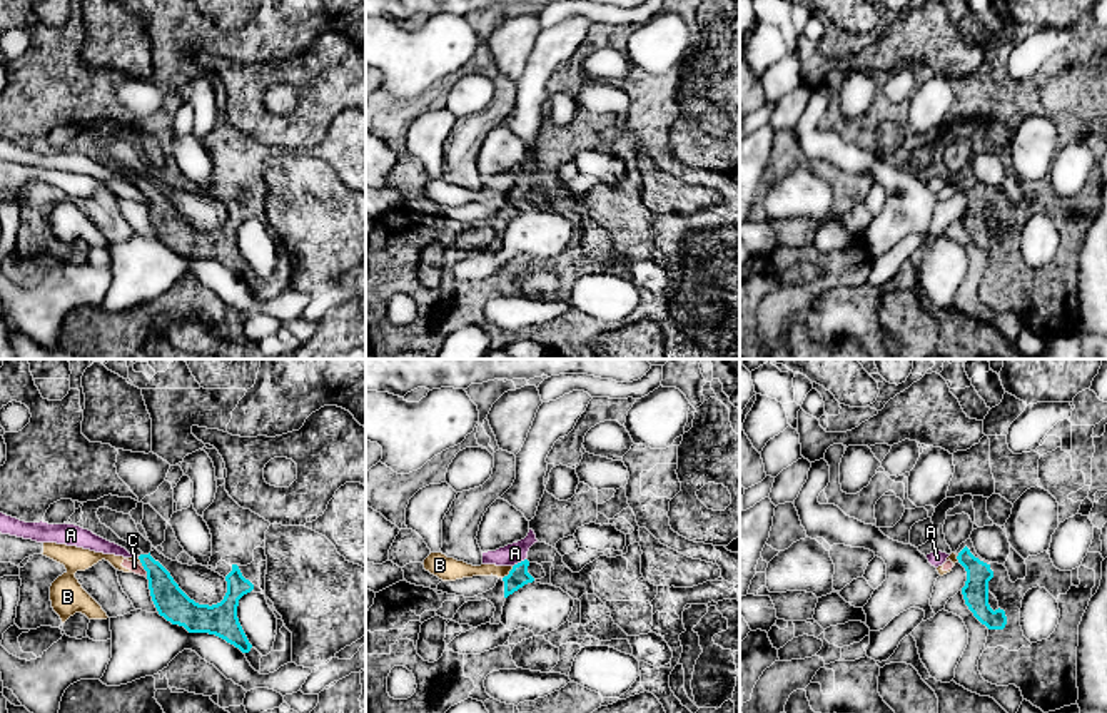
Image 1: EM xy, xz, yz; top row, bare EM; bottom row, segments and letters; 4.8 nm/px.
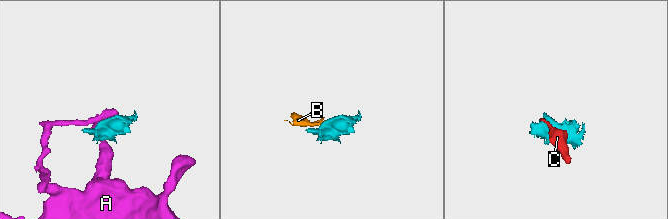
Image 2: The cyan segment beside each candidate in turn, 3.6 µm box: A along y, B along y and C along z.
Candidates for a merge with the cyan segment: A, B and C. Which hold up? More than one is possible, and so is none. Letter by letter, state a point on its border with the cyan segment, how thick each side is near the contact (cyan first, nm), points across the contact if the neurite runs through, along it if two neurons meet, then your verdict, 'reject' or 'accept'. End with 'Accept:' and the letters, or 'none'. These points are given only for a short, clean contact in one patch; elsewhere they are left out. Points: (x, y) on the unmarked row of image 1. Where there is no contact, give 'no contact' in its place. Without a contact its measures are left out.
A: meets cyan in xz at (518, 189); 100 nm thick on the cyan side, 100 nm on the other; border along xz (525, 184), (513, 192); reject
B: meets cyan in xz at (510, 199); 100 nm thick on the cyan side, 90 nm on the other; border along xz (513, 192), (503, 204); reject
C: meets cyan in xy at (147, 199); 160 nm thick on the cyan side, 50 nm on the other; border along xy (142, 194), (147, 202); reject
Accept: none

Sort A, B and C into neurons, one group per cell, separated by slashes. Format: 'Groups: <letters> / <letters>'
Groups: A / B C

